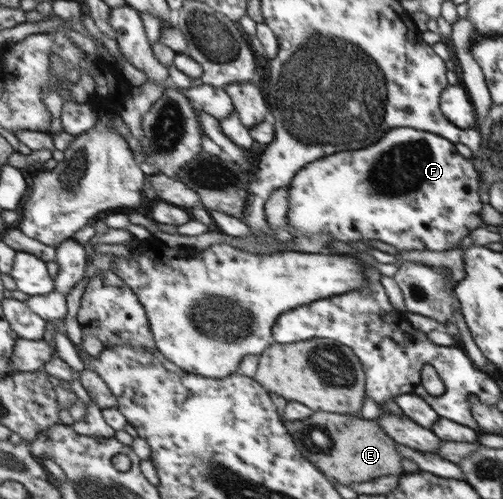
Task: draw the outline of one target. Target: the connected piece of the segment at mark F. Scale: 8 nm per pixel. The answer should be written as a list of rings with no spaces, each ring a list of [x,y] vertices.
[[[398,127],[397,129],[391,129],[379,143],[375,143],[371,147],[322,157],[300,169],[286,188],[289,195],[288,212],[283,222],[305,235],[321,235],[325,240],[344,241],[348,244],[351,241],[371,241],[374,239],[375,241],[389,243],[389,245],[393,245],[400,251],[410,249],[420,249],[421,251],[423,249],[430,249],[431,251],[453,250],[455,247],[459,247],[462,239],[468,237],[471,231],[484,226],[484,221],[482,220],[482,206],[484,203],[479,198],[479,186],[479,171],[477,171],[471,159],[467,159],[457,152],[454,143],[429,132],[408,127]]]

